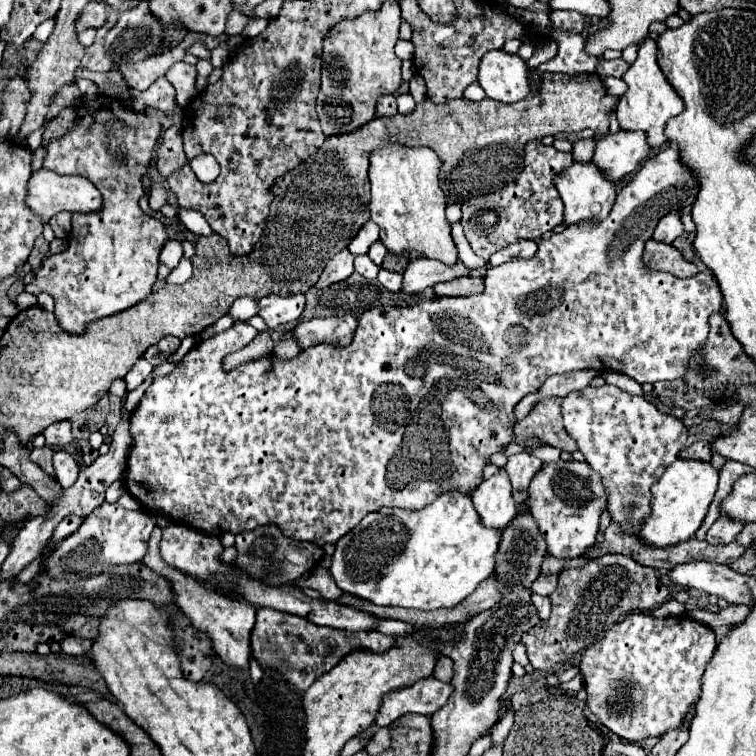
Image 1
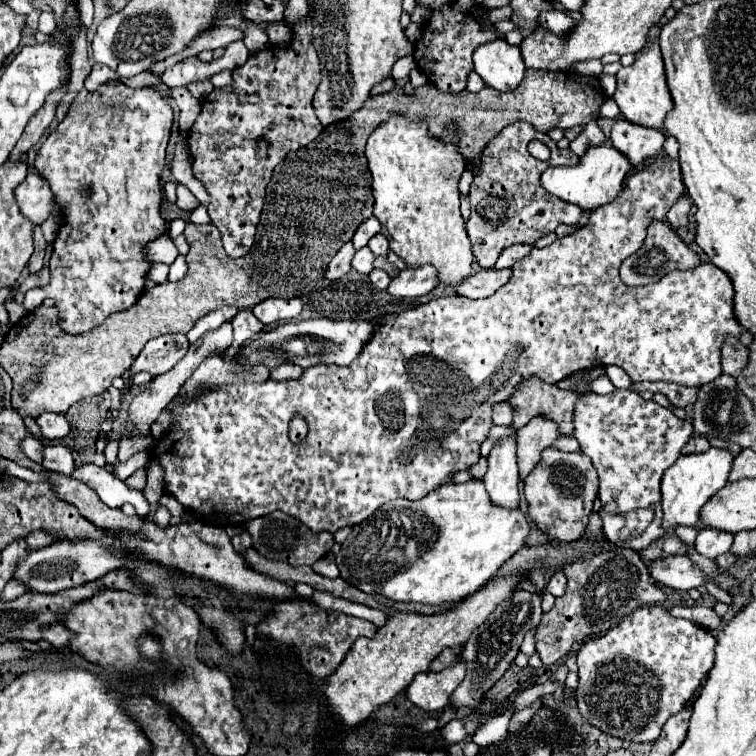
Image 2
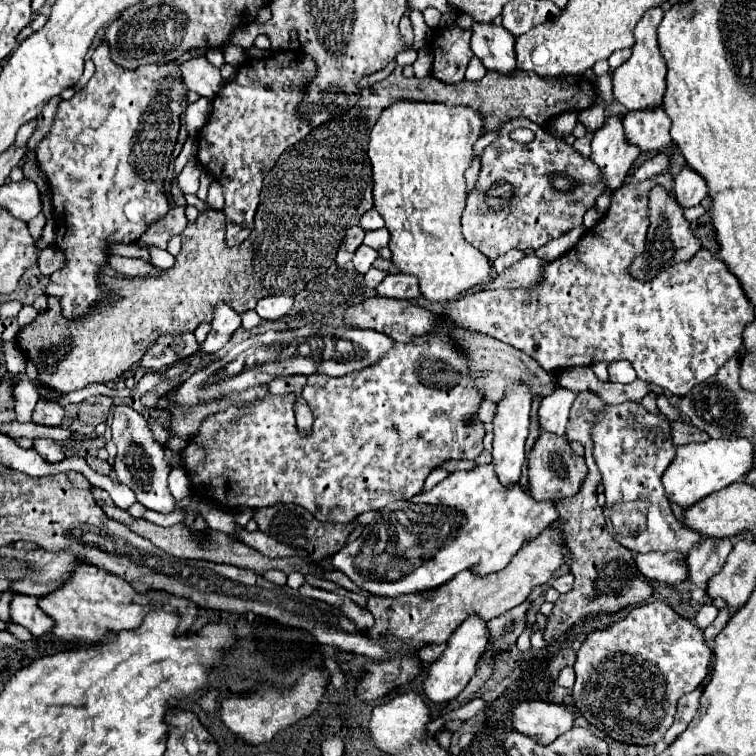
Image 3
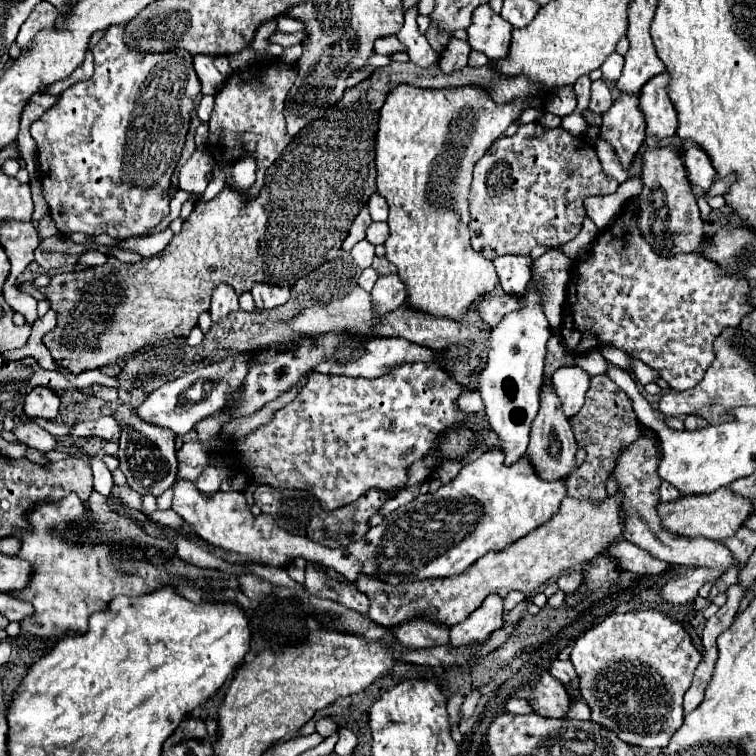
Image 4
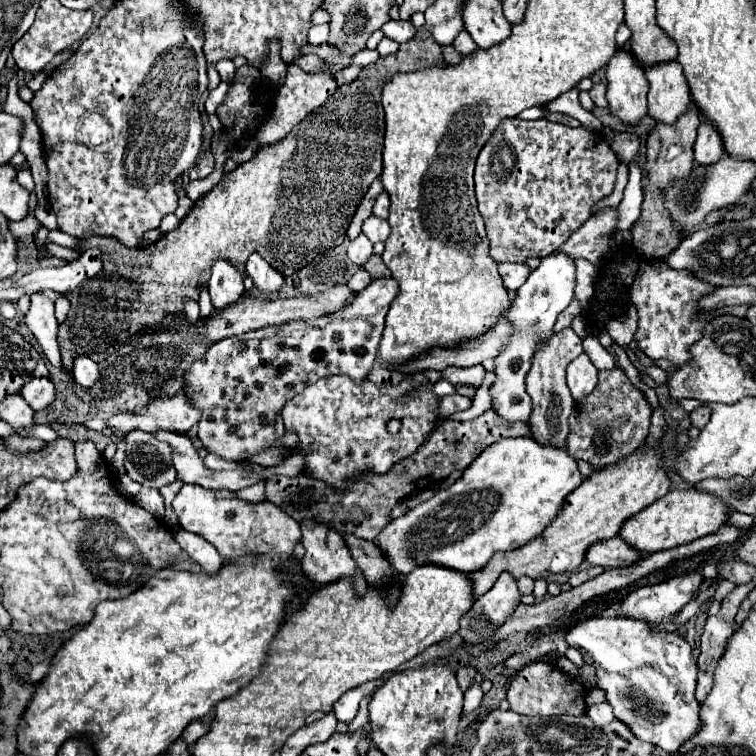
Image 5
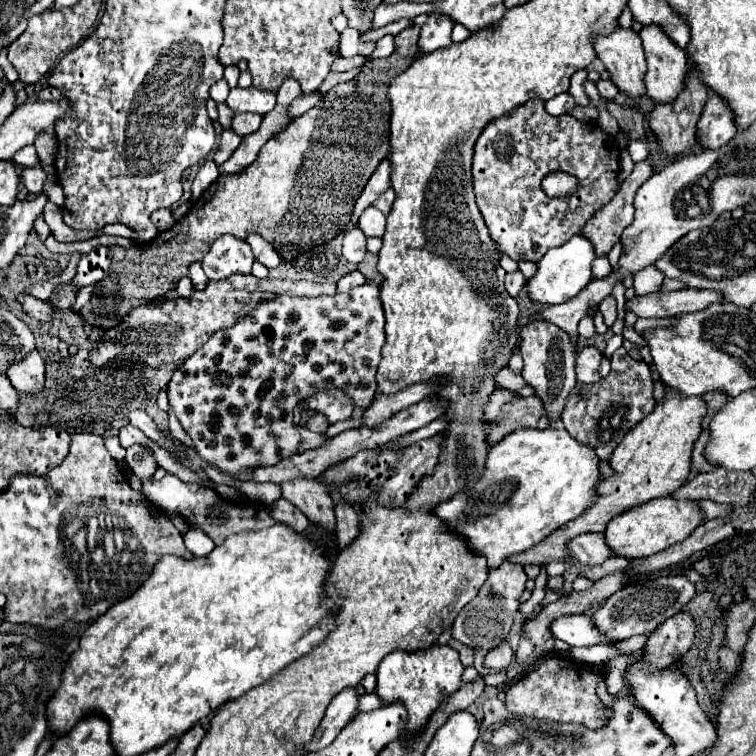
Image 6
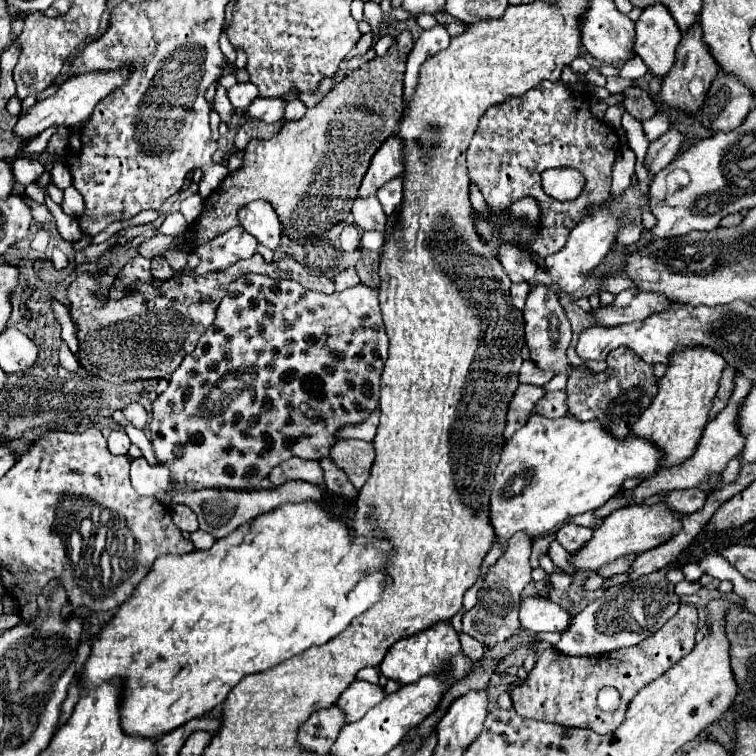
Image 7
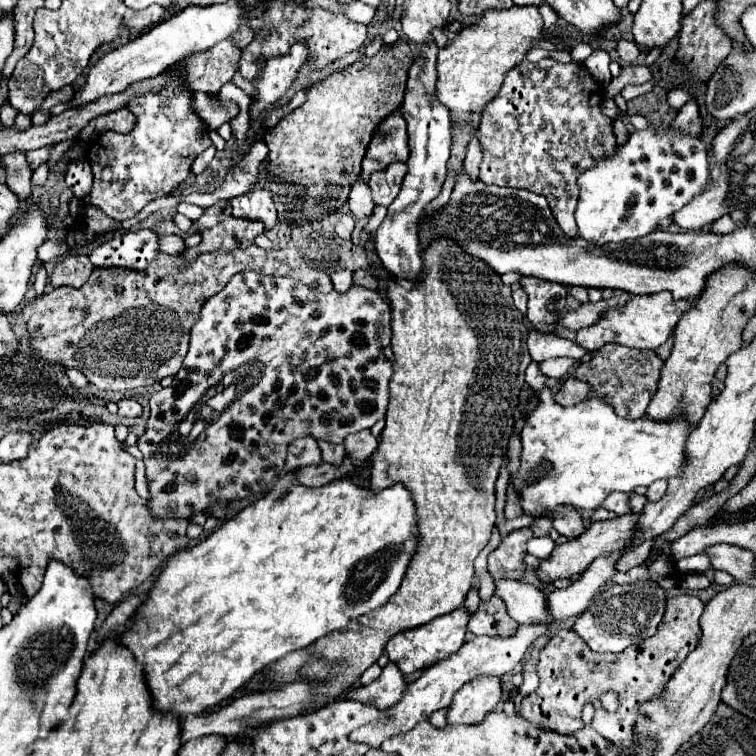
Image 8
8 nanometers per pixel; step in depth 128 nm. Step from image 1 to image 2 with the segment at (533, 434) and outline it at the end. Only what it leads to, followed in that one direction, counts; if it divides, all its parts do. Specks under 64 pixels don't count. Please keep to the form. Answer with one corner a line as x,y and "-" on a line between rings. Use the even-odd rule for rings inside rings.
528,378
508,402
514,406
512,426
518,430
532,418
542,416
556,422
560,436
572,436
572,410
578,394
574,390
560,390
538,378

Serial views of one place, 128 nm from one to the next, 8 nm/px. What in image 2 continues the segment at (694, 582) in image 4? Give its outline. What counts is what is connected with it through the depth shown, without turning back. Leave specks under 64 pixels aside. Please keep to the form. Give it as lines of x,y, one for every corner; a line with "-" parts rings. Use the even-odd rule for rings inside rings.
702,528
698,532
694,546
702,556
714,560
718,554
730,552
732,542
734,542
734,534
730,534
730,532
722,532
716,528

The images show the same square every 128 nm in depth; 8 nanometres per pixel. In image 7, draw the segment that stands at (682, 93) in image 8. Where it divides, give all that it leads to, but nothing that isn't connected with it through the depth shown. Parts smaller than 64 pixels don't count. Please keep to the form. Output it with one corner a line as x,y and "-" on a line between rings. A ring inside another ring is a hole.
660,112
648,120
642,120
642,130
650,142
660,138
668,130
668,112

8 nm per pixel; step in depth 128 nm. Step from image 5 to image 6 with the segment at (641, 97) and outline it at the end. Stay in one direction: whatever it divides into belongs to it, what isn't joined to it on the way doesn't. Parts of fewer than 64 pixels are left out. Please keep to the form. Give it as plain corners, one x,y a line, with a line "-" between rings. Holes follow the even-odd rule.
616,28
608,36
598,36
594,40
594,46
598,58
610,72
610,80
620,92
630,98
640,98
646,94
646,58
642,40
634,30

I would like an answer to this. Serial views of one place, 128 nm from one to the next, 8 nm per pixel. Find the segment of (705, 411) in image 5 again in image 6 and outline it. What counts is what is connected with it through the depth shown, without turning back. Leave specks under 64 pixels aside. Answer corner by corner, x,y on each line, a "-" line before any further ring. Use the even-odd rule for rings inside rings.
706,394
706,396
702,396
704,398
704,402
706,402
706,406
708,406
708,414
704,416
704,422
702,422
702,428
704,430
708,430
708,422
710,422
710,418
728,402
728,398
724,396
724,394

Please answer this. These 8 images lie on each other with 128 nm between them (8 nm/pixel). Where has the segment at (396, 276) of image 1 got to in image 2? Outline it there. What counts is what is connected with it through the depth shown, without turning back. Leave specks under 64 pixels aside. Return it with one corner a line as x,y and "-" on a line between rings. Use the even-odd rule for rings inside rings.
372,270
372,274
370,274
370,280
374,282
374,286
376,286
378,290
386,290
392,278
390,278
390,276
388,276
384,270

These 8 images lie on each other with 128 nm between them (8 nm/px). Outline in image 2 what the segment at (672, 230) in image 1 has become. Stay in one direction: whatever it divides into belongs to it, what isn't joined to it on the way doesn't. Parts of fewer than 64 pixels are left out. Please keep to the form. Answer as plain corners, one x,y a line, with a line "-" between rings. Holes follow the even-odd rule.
684,196
684,198
680,198
680,202
676,202
676,204
670,208
670,212
666,214
666,222
668,222
668,226
670,226
672,230
678,230
678,228
682,228
682,226
688,224
690,206
692,206
690,198

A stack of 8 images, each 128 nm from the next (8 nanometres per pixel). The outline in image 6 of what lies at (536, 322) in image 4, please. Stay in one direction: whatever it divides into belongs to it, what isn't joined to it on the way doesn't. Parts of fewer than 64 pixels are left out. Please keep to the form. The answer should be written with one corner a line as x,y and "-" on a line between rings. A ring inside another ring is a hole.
576,234
574,238
570,238
564,246
558,246
554,250
548,250
542,260
538,262
538,270
536,274
528,280
526,288
528,288
528,298
536,304
562,304
570,298
574,298
592,278
592,270
590,264
594,260
594,246
590,246
590,240
582,238
580,234

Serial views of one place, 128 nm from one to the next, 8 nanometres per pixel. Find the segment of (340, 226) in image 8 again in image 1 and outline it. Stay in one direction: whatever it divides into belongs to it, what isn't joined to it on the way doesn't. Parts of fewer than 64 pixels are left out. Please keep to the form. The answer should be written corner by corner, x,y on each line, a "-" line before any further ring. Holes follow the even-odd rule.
364,254
364,256
358,256
356,260
354,260
354,266
356,266
356,272
360,274
360,276
364,276
364,278
368,278
368,280
374,280
376,276
378,276
378,266

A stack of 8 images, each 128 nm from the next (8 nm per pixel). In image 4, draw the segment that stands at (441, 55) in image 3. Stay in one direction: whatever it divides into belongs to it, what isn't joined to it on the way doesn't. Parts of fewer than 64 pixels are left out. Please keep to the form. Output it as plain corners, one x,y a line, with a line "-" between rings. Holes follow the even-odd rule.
450,38
446,50
442,52
440,60
438,60
438,66
444,74
452,74
456,70
462,70
468,62
468,54
472,52
470,44
464,42
464,40
458,40
458,38

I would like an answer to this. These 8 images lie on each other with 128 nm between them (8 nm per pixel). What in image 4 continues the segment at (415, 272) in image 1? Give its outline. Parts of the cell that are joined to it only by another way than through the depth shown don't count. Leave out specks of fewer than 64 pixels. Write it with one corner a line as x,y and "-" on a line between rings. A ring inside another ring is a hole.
398,274
380,276
372,288
372,302
380,316
402,306
406,298
408,298
408,292
406,292
404,282
398,278

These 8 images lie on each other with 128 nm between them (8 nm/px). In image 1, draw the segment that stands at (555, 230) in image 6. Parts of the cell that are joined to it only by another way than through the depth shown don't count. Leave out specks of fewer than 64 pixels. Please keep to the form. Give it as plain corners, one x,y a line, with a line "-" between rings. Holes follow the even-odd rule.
530,142
524,154
522,174
506,188
486,194
486,198
470,198
462,204
462,228
472,250
488,260
494,252
516,242
518,238
542,238
544,232
554,230
562,220
562,200
554,186
558,172
572,166
572,154
558,152
554,146
544,146
542,142

